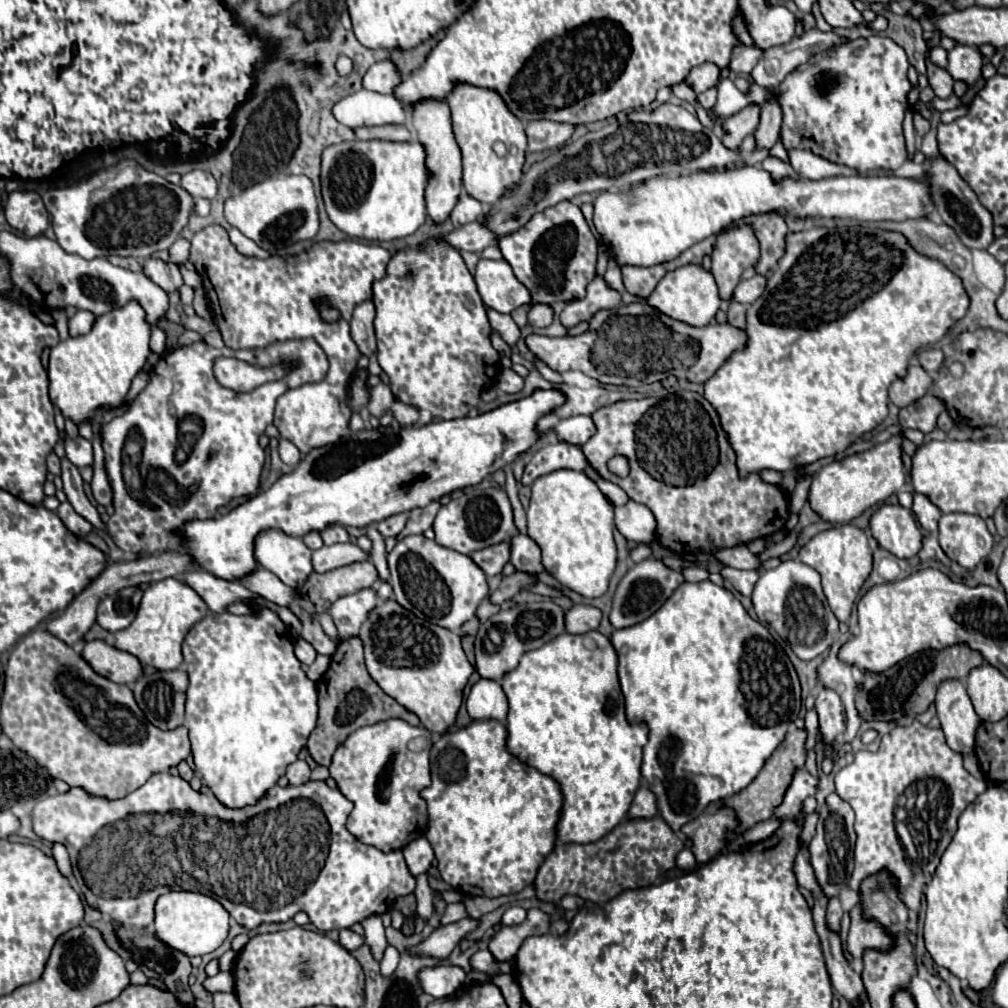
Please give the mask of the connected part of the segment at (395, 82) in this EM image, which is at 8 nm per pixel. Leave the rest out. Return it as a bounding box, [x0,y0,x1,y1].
[364,59,402,93]

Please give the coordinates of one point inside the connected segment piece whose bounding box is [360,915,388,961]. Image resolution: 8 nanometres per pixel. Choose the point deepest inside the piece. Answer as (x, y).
(373, 931)

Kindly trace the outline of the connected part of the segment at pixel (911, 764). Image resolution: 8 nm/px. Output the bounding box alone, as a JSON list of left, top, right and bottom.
[836,721,986,911]

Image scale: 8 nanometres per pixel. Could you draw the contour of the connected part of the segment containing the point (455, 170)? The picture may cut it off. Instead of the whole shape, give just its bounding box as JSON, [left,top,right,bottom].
[410,99,462,221]

